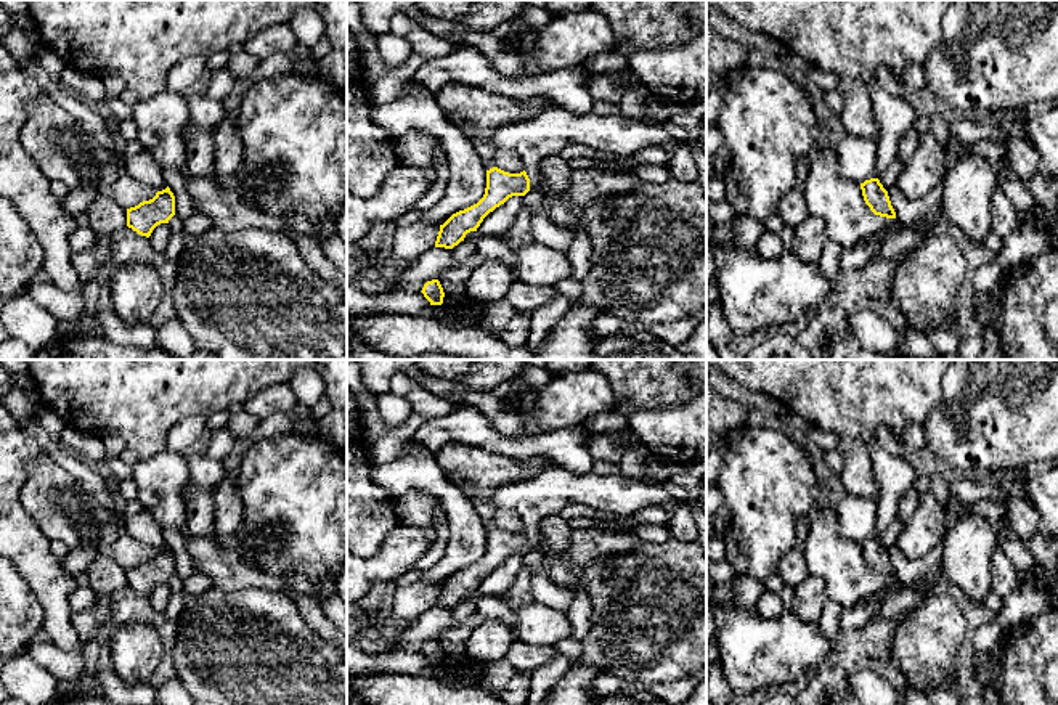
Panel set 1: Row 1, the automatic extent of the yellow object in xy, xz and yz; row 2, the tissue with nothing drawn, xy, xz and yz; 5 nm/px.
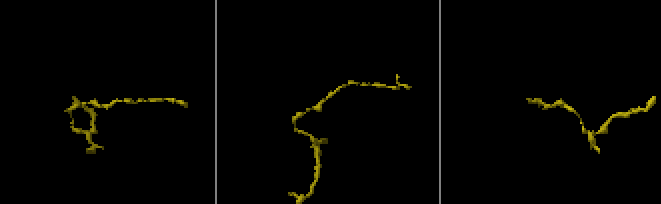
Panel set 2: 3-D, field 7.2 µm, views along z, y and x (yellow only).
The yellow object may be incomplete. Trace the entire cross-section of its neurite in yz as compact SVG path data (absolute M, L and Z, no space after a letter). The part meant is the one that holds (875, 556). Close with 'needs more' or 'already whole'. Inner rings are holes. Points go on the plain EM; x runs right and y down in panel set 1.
M870 538L861 543L865 564L875 575L896 578L896 572L891 565L888 551L883 548L878 538Z; already whole

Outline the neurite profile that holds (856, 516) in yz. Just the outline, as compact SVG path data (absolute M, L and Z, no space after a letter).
M846 495L835 511L838 514L838 530L843 536L859 544L878 536L875 532L877 499Z

